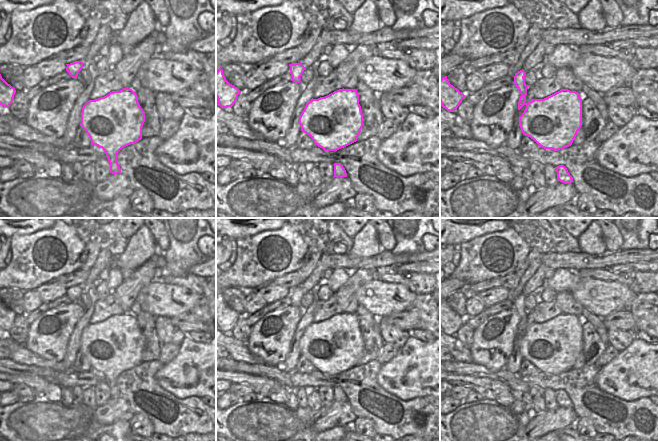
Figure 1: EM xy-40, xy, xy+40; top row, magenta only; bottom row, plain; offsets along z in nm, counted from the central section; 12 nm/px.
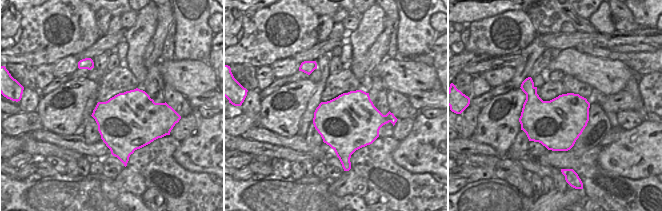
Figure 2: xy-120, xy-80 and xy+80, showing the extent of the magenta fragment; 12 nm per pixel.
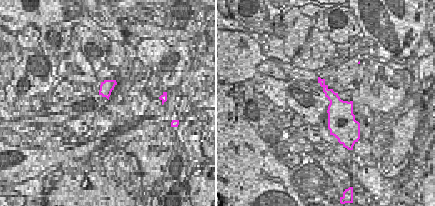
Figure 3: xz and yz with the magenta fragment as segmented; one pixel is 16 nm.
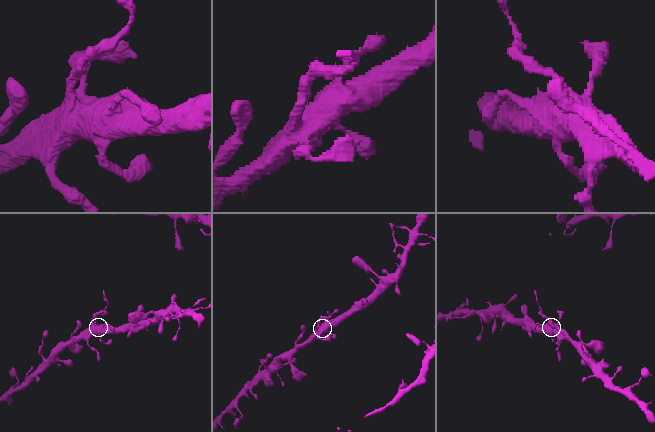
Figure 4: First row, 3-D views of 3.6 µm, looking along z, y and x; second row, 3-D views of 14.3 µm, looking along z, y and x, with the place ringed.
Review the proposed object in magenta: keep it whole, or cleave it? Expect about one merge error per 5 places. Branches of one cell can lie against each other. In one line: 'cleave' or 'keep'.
cleave

